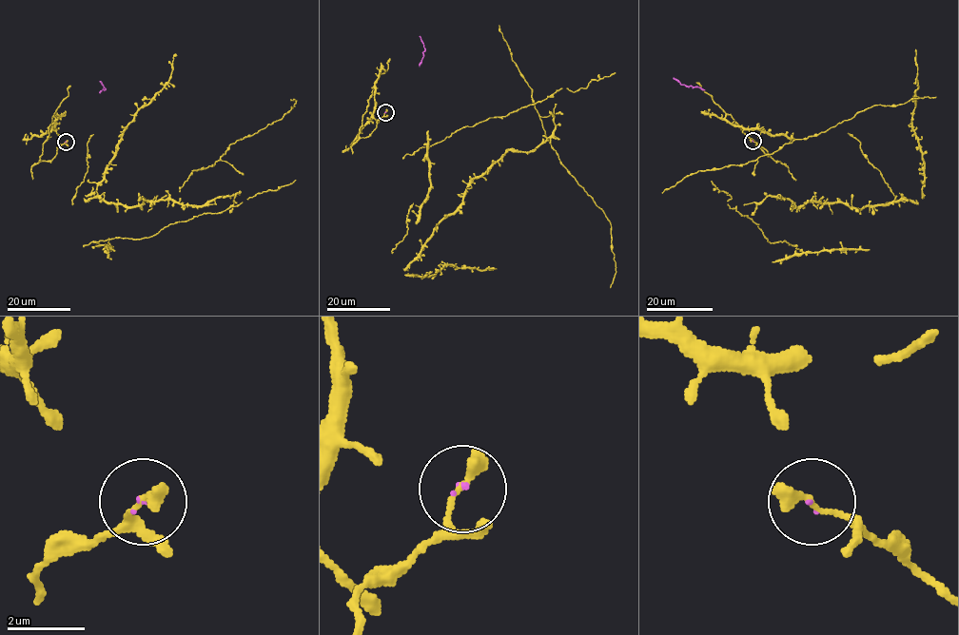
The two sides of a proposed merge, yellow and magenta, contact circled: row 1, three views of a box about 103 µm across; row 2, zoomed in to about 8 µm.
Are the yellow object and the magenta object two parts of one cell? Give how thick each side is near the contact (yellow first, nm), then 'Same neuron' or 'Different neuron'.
Thickness 320 nm (yellow) against 50 nm. Same neuron

